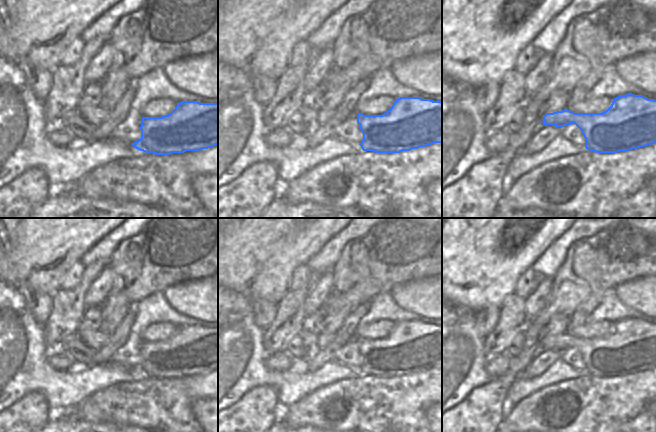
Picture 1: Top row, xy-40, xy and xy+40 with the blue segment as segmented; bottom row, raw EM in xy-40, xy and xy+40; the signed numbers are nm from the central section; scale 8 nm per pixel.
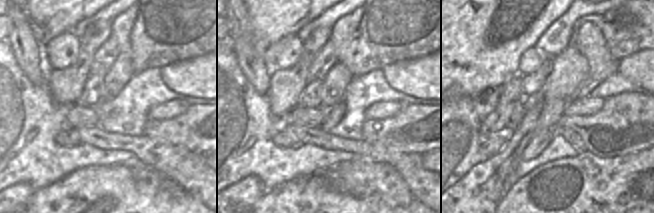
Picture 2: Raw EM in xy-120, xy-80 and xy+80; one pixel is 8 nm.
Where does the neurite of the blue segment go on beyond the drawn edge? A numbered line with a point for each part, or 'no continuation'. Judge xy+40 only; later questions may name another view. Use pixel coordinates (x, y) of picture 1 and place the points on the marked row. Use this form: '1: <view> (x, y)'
no continuation

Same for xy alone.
no continuation

